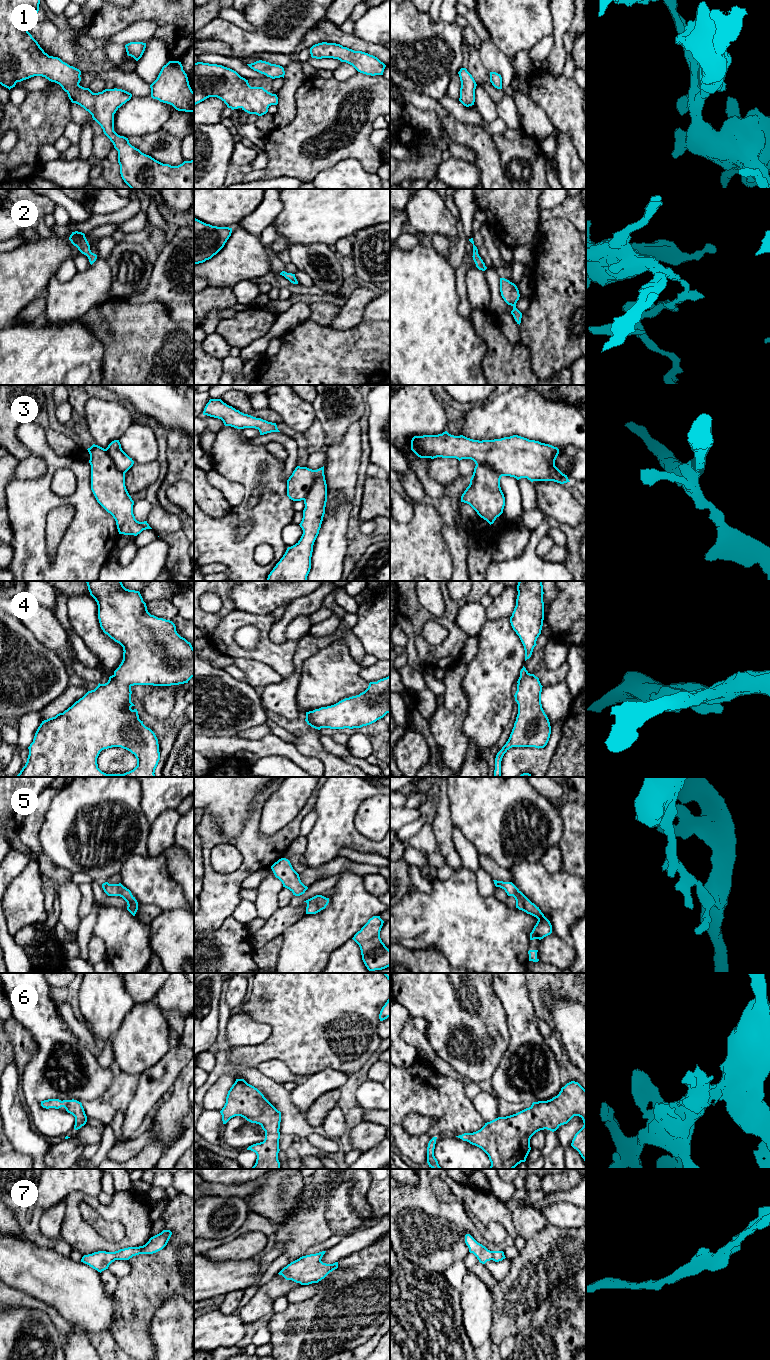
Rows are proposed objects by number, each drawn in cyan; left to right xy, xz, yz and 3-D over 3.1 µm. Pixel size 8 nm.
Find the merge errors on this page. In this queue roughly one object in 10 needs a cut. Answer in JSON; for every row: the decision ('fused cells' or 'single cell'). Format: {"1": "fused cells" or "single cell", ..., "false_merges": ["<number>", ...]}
{"1": "single cell", "2": "single cell", "3": "fused cells", "4": "single cell", "5": "single cell", "6": "single cell", "7": "single cell", "false_merges": ["3"]}

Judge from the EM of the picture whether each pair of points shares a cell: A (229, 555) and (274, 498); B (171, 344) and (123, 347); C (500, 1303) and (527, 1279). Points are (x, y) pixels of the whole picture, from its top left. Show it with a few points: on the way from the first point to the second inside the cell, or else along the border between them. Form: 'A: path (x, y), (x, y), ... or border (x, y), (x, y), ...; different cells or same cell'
A: path (245, 546), (267, 524), (272, 514); same cell
B: path (159, 347), (135, 347); same cell
C: path (507, 1299), (520, 1286); same cell

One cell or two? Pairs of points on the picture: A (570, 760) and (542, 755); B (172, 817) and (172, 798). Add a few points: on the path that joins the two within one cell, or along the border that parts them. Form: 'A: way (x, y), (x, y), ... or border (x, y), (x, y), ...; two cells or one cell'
A: border (561, 735), (548, 766); two cells
B: border (176, 807), (165, 809), (153, 822); two cells

